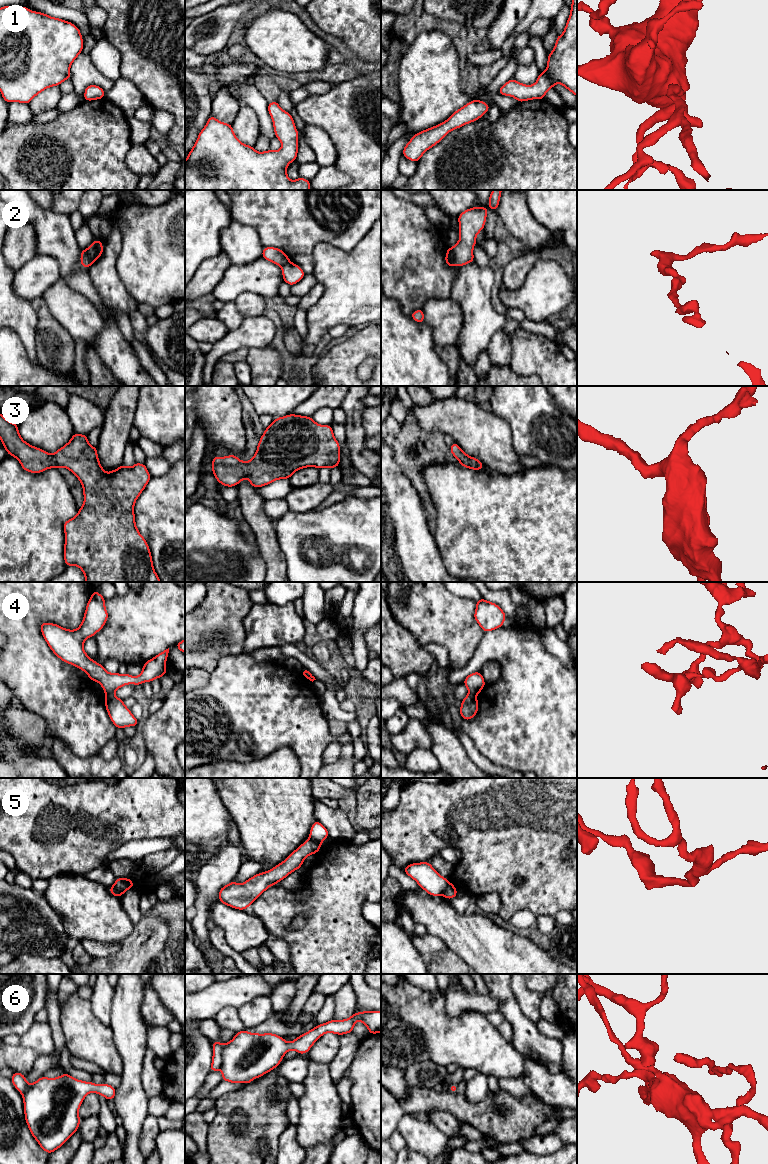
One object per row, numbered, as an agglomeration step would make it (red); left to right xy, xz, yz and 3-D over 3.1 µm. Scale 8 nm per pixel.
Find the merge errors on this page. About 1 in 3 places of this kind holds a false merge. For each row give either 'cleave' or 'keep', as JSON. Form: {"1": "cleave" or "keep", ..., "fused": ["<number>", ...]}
{"1": "keep", "2": "cleave", "3": "keep", "4": "cleave", "5": "cleave", "6": "keep", "fused": ["2", "4", "5"]}

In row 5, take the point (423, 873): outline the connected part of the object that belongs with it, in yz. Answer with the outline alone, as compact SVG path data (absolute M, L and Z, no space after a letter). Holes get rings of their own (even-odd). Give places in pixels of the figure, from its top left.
M429 862L412 863L402 870L431 896L443 895L449 885L447 878L442 877Z

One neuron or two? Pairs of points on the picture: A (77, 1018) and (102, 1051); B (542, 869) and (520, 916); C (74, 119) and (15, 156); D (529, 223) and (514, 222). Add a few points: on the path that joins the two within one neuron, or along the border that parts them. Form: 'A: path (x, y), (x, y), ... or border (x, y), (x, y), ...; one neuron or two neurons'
A: path (80, 1026), (94, 1043); one neuron
B: border (536, 915), (528, 910), (518, 910), (508, 920); two neurons
C: path (64, 135), (45, 154), (31, 154); one neuron
D: path (525, 223), (518, 222); one neuron

